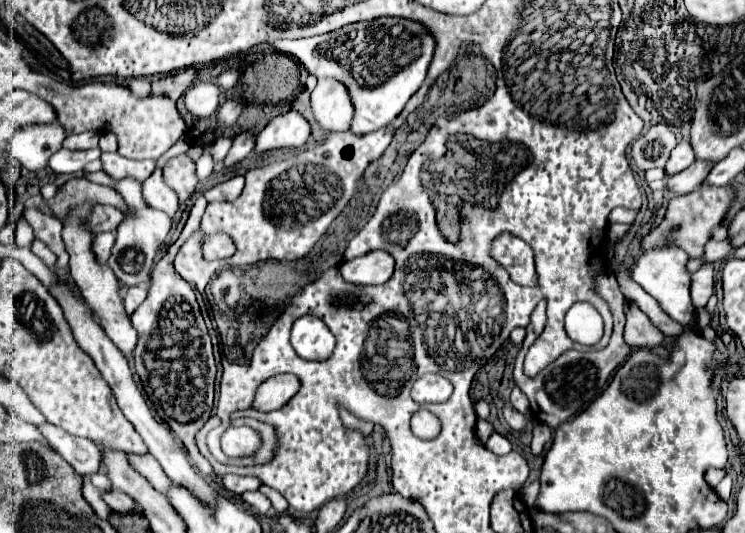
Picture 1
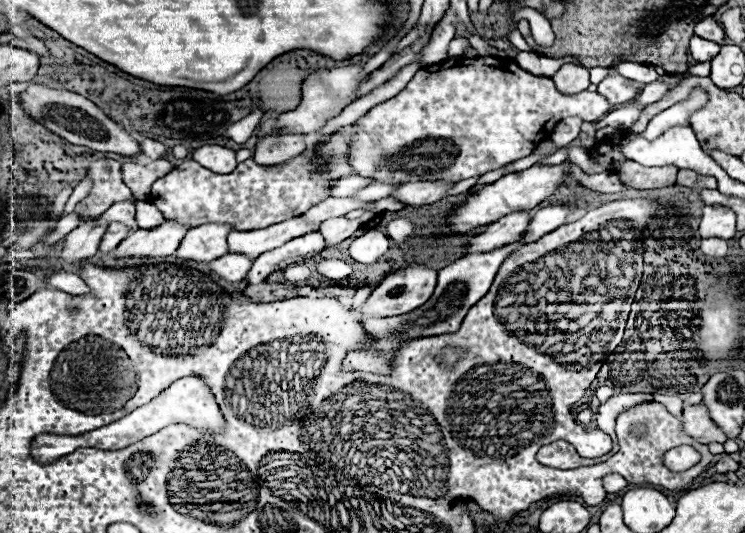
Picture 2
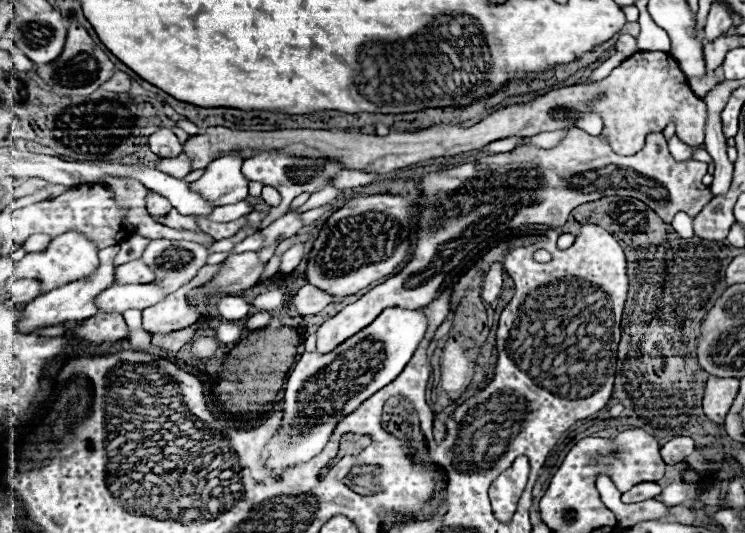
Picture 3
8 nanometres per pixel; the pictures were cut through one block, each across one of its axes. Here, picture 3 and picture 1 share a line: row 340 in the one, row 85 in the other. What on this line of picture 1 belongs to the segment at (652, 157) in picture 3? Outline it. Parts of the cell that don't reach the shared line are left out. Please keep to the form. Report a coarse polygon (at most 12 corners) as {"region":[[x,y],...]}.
{"region":[[318,80],[310,106],[326,132],[350,128],[352,104],[338,80]]}

